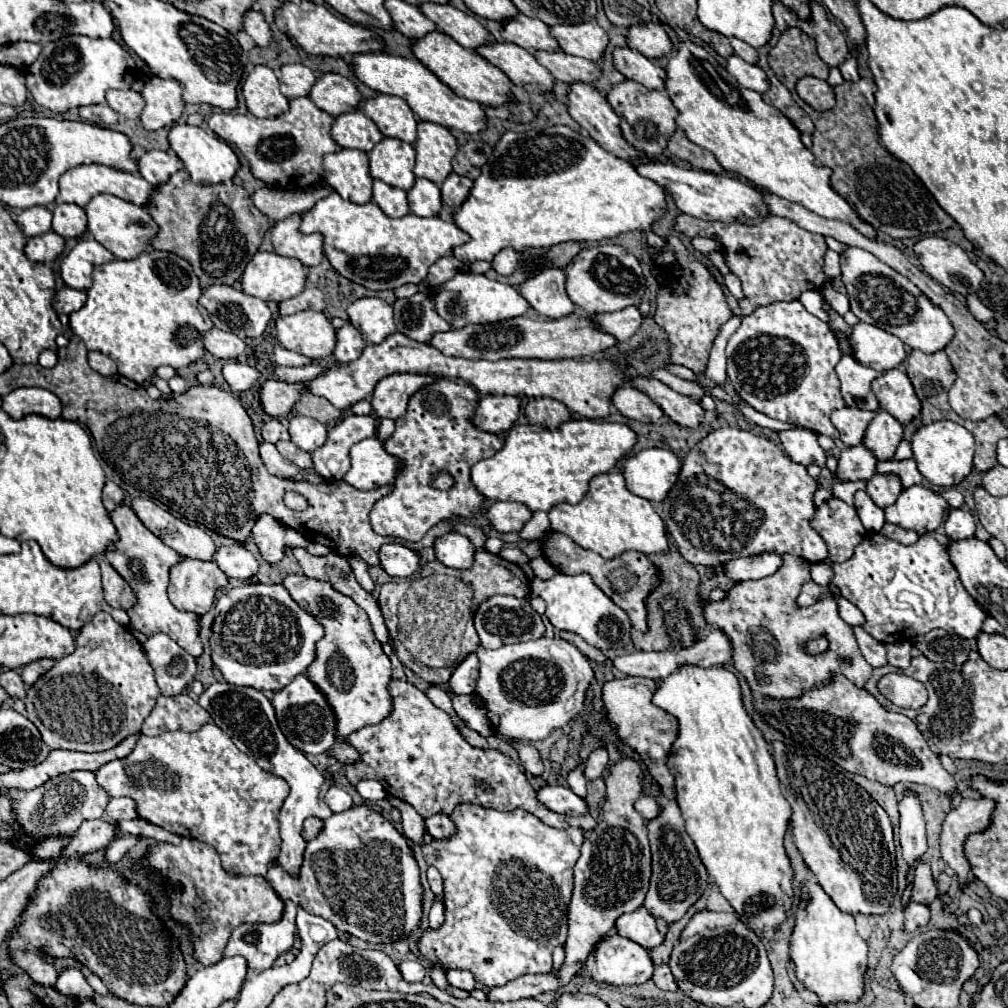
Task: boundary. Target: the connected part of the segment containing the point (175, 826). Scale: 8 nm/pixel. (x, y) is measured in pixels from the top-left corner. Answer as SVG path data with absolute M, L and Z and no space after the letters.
M207 723L199 731L183 733L169 731L157 737L141 735L135 749L123 757L105 763L97 773L97 783L111 797L131 797L137 803L141 819L159 825L171 833L199 839L217 849L221 863L227 871L239 875L265 875L267 869L277 861L281 849L277 815L289 785L279 775L257 767L255 759L241 753L235 743L215 723Z

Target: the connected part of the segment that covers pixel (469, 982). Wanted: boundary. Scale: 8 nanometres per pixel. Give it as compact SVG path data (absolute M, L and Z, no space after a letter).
M449 969L449 971L447 971L447 981L449 981L453 987L465 989L465 991L473 991L473 987L475 987L473 973L471 973L471 971L465 971L465 969Z

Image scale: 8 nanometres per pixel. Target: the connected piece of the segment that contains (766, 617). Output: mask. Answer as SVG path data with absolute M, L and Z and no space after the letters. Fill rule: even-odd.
M785 553L781 571L757 581L741 581L733 585L725 599L703 601L703 617L709 625L721 627L733 643L735 669L747 679L749 687L757 695L769 695L775 699L797 697L807 689L821 687L833 673L843 673L857 687L869 679L873 667L863 659L855 635L849 625L839 617L834 597L820 600L814 607L799 607L797 597L803 583L811 579L810 563ZM827 635L829 651L809 655L805 651L807 641Z

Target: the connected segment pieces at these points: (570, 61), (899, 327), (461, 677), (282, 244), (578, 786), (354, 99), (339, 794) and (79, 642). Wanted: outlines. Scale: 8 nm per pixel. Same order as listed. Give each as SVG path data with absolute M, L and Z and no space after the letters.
M533 51L533 55L555 79L563 83L593 83L601 75L599 67L593 61L569 55L565 51Z
M847 247L841 253L841 281L847 289L851 311L861 321L899 337L911 349L935 353L953 339L953 325L941 307L933 305L927 297L923 297L919 287L889 265L881 263L873 253L859 247Z
M469 653L463 663L455 669L455 673L449 679L449 687L453 693L473 693L473 687L477 683L479 675L479 663L477 663L477 653Z
M301 213L289 215L275 223L271 229L271 243L275 247L275 253L283 257L295 257L303 265L319 265L325 257L323 253L323 235L311 233L305 235L299 231L301 225Z
M585 761L579 763L579 765L569 773L569 787L571 787L577 795L581 795L581 797L585 797L585 785L587 785L583 771L585 771Z
M323 73L315 81L309 97L319 109L327 111L333 117L357 109L361 101L359 89L339 73Z
M335 785L329 787L329 791L325 795L325 803L329 805L331 811L345 811L353 806L351 796Z
M99 611L85 627L81 627L75 639L75 651L59 659L25 695L27 719L39 729L43 741L51 749L69 751L107 751L117 743L125 741L129 735L141 735L141 723L151 713L155 699L159 697L159 687L153 677L153 669L145 659L141 643L135 635L119 625L109 613Z

